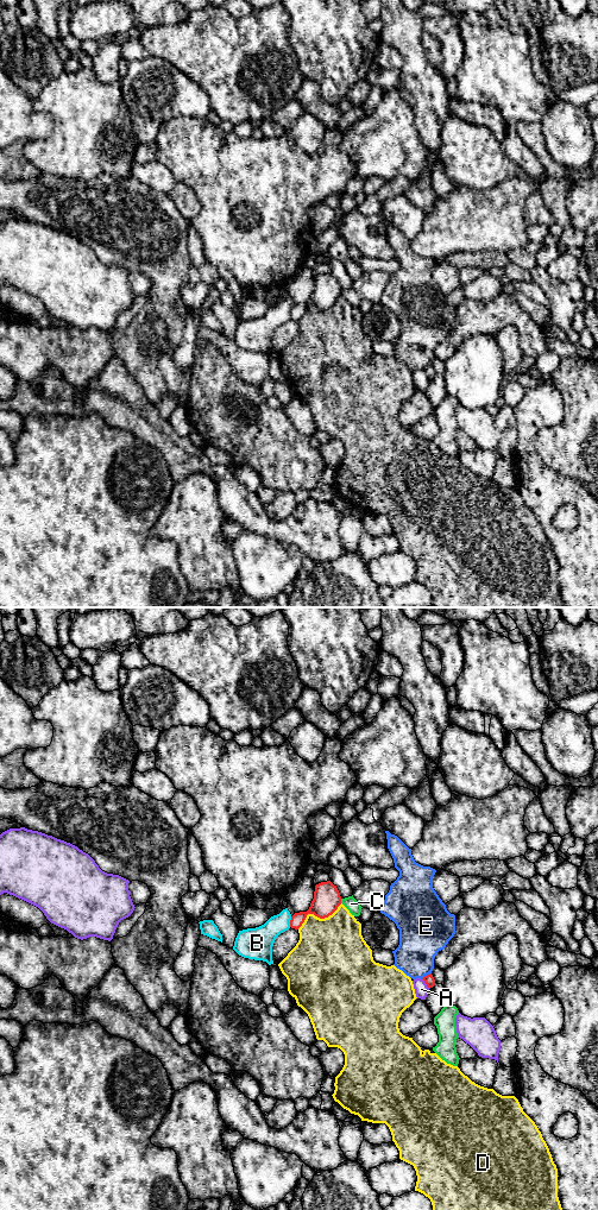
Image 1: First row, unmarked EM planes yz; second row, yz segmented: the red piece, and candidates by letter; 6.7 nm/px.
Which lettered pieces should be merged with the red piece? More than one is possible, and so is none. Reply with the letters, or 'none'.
none

